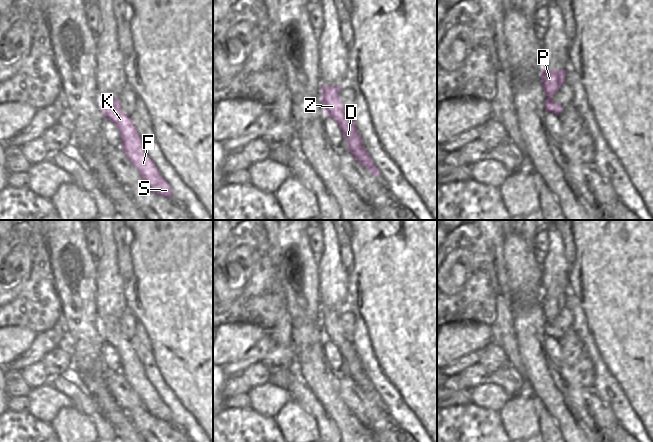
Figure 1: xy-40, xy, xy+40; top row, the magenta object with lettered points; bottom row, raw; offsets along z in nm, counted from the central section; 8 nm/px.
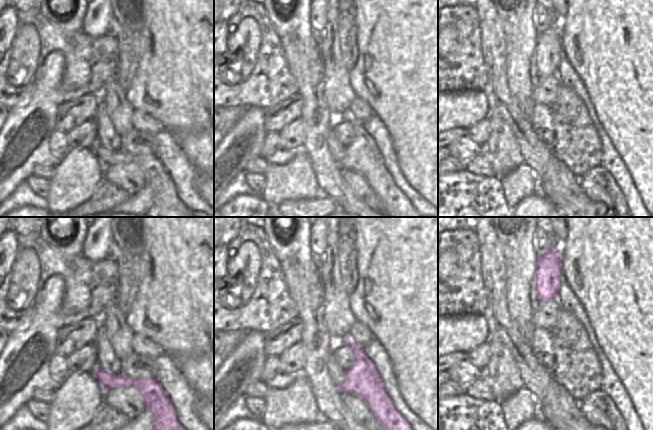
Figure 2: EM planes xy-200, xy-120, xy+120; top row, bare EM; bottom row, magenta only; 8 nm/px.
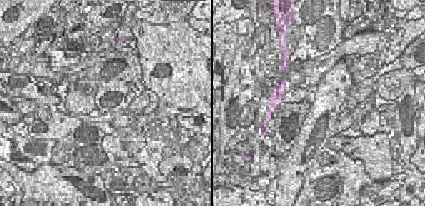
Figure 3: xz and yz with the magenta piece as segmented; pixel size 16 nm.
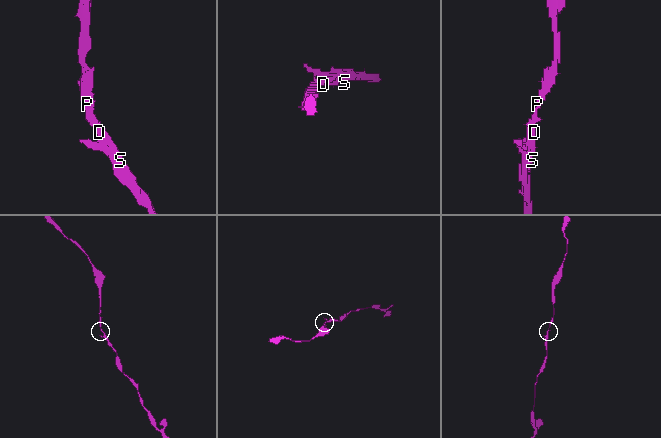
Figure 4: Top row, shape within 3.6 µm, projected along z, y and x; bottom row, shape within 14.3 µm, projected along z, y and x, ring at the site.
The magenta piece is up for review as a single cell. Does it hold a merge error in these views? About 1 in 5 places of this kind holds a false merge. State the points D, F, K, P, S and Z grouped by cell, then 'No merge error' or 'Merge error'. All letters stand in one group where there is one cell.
Groups: D F K P S Z. No merge error.

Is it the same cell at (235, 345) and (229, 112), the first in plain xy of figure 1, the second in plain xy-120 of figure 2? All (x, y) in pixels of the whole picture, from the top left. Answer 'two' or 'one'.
one

